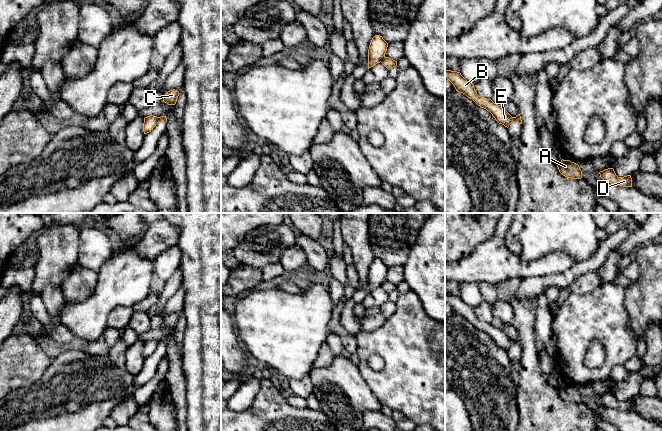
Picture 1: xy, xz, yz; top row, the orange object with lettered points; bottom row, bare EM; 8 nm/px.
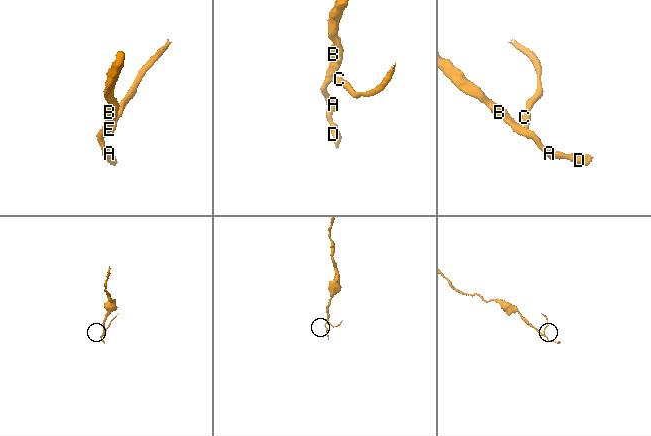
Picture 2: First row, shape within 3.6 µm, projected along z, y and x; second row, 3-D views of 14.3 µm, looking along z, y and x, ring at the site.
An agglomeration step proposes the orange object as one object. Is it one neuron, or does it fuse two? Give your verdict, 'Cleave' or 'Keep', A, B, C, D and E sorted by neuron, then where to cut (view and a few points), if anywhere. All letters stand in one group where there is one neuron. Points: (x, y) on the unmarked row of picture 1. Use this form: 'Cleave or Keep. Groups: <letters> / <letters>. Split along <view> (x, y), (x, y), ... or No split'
Cleave. Groups: A B D E / C. Split along yz (514, 341), (512, 346)

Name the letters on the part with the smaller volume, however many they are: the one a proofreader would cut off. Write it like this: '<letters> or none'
C

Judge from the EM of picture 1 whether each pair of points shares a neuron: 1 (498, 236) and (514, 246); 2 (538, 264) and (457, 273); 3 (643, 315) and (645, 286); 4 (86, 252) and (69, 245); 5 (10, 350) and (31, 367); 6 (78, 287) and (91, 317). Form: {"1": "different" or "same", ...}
{"1": "different", "2": "same", "3": "same", "4": "different", "5": "same", "6": "different"}

